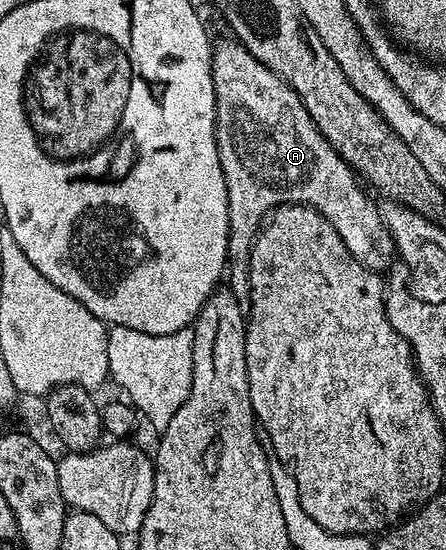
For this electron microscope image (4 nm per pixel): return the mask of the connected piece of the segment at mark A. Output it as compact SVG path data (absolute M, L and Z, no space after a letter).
M228 37L222 43L214 42L213 88L215 89L215 129L217 130L217 152L227 185L227 217L229 218L229 253L227 259L227 290L241 305L248 304L251 293L249 280L249 253L258 231L267 216L287 203L298 203L301 207L314 207L339 233L347 253L355 257L367 269L385 273L389 262L398 254L387 225L381 220L381 209L360 187L358 176L341 158L341 155L321 136L311 113L303 101L278 75L271 73L236 38Z

